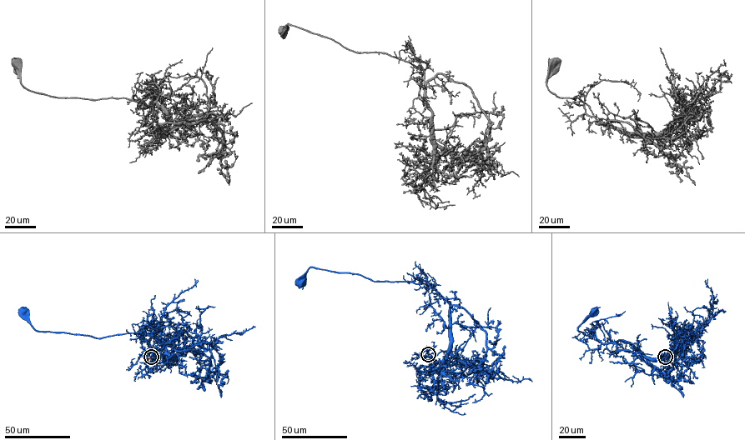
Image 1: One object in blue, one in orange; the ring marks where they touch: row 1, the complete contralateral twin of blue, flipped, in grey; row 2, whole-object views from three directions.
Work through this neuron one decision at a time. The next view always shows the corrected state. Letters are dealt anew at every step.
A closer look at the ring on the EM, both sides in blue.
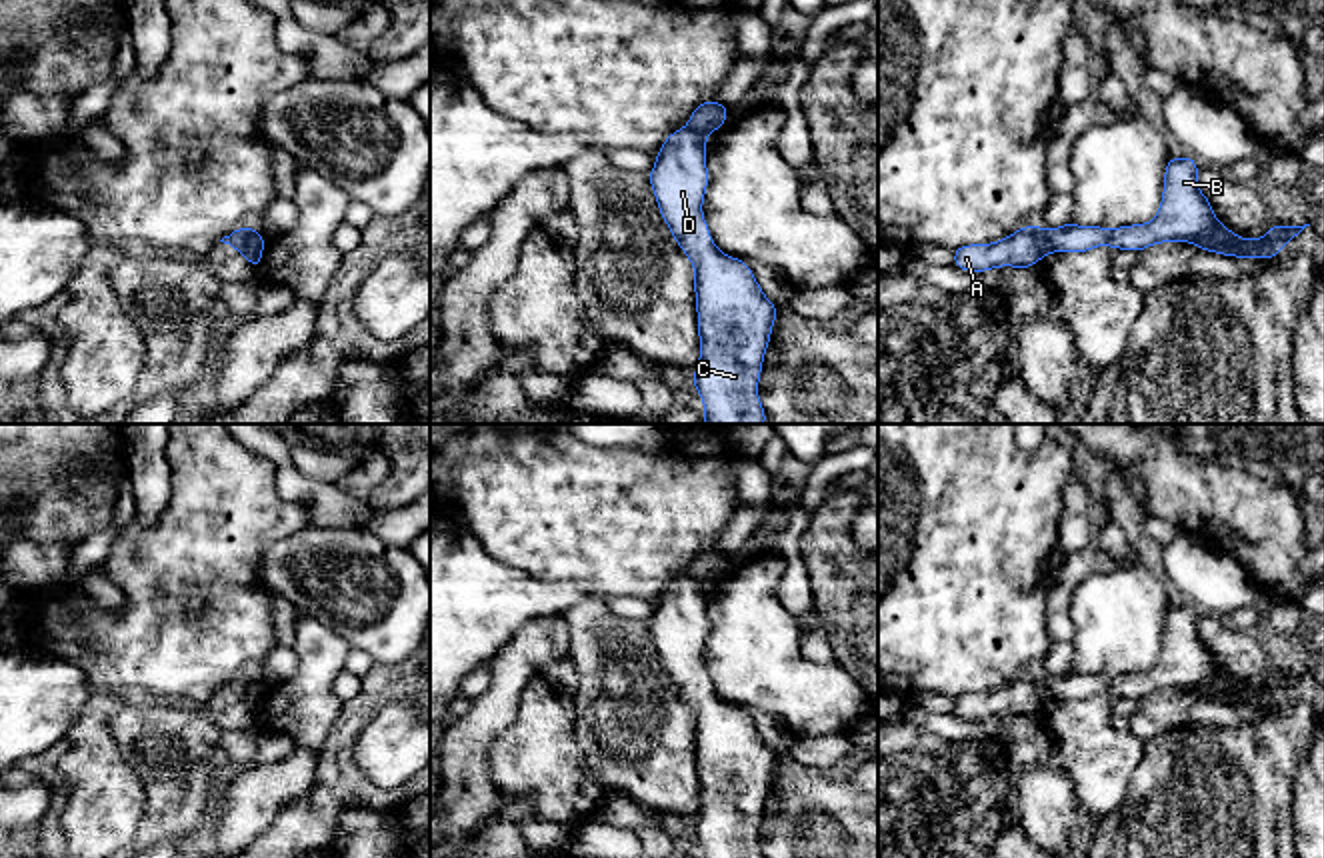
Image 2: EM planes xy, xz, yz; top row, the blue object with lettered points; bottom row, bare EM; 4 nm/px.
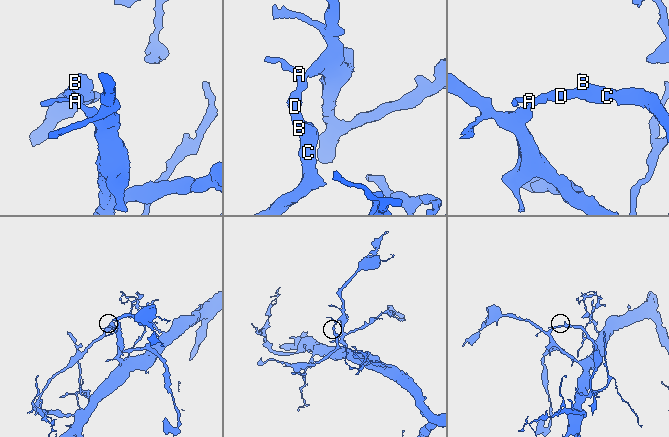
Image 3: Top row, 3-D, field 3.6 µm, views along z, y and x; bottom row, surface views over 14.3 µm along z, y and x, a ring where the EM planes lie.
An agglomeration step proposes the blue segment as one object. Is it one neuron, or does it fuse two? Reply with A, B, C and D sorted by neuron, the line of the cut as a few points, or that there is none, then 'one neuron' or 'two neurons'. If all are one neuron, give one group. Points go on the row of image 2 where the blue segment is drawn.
A / B C D; cut in yz along (1032, 226), (1040, 256); two neurons

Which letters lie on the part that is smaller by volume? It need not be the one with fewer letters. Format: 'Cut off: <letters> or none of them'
Cut off: B, C, D

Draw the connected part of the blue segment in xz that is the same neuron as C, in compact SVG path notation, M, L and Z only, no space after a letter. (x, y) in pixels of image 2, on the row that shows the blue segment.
M688 126L668 134L648 174L660 214L672 238L694 266L700 360L694 388L704 402L706 424L764 424L766 412L758 398L758 380L778 308L764 296L744 260L726 256L714 246L702 214L708 186L706 134Z

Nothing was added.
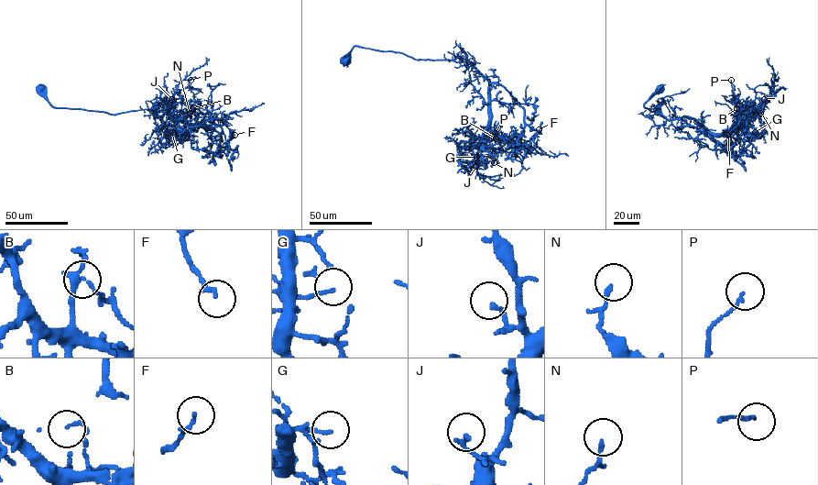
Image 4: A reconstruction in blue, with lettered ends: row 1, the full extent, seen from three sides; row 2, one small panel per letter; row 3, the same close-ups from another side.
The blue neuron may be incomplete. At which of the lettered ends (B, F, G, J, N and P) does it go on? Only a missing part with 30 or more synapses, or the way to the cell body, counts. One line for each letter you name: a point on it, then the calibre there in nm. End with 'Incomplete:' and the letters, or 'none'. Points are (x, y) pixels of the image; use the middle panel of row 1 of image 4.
Incomplete: none

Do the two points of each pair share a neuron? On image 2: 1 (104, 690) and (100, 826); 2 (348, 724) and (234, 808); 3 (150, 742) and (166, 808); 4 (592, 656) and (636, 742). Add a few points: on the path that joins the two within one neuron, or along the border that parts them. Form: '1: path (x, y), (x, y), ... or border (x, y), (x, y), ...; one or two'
1: path (96, 724), (96, 776), (100, 792); one
2: border (318, 756), (312, 784), (294, 798); two
3: path (166, 758), (166, 792); one
4: path (614, 678), (620, 684), (628, 720); one

